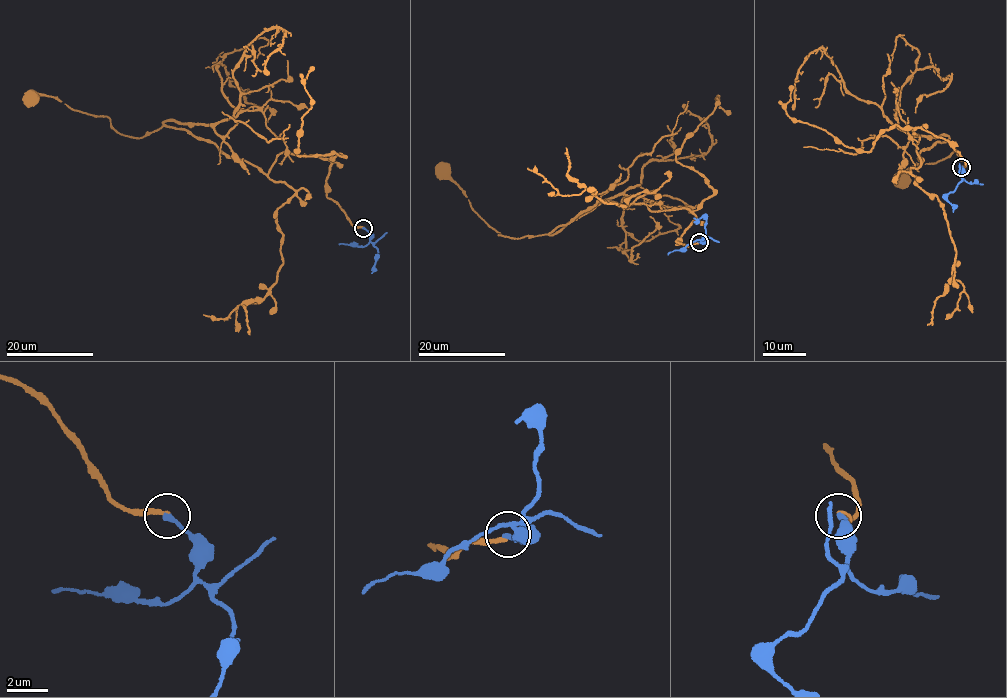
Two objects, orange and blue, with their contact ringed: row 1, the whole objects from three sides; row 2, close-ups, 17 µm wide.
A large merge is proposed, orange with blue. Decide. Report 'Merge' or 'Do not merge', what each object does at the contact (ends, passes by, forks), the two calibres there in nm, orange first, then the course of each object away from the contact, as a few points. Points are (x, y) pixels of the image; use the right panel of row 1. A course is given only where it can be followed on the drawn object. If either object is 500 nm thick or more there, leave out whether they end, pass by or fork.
Merge. At the ring orange ends. At the ring blue ends. Thickness 180 nm (orange) against 220 nm. Course of orange: (961, 166), (947, 141), (912, 129), (922, 163), (939, 142), (963, 160), (954, 151), (901, 180). Course of blue: (961, 166), (962, 181), (948, 195), (953, 212)

